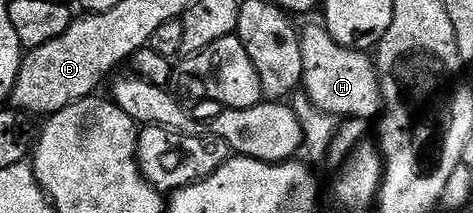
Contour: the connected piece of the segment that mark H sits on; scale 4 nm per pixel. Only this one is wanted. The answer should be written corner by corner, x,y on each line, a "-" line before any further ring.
318,24
301,31
300,56
304,56
301,89
317,110
333,114
338,120
374,120
379,117
382,93
378,83
378,68
369,53
336,44
325,25

